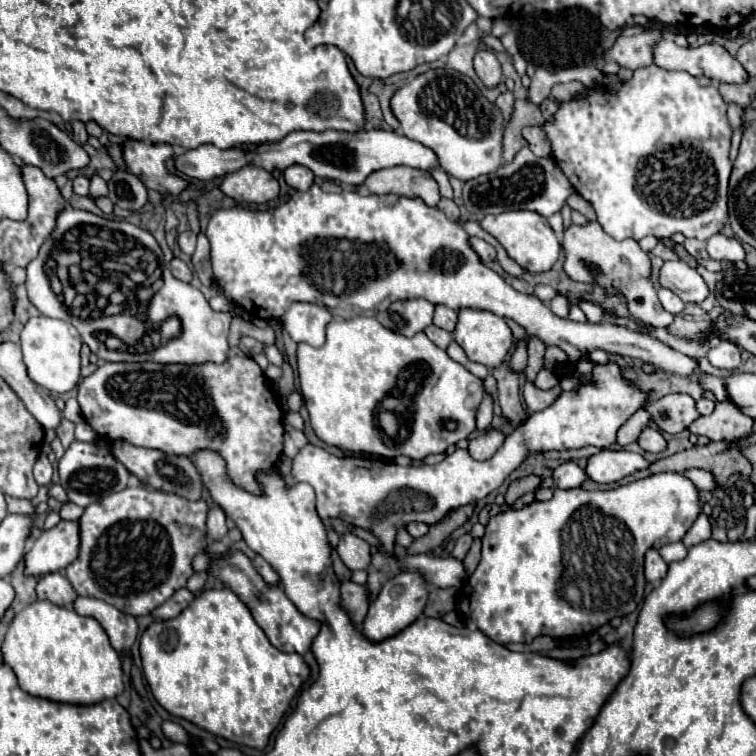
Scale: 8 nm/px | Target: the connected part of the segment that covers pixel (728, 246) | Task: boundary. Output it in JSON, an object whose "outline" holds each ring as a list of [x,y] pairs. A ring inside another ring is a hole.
{"outline":[[[722,233],[712,235],[706,241],[706,249],[708,249],[708,255],[712,259],[728,259],[728,261],[734,261],[734,263],[742,263],[744,257],[746,257],[742,243],[734,237],[726,237]]]}

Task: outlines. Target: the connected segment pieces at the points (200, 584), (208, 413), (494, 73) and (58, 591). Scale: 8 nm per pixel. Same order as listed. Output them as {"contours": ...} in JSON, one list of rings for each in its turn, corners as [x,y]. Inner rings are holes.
{"contours":[[[[206,572],[194,573],[186,584],[186,588],[192,593],[197,594],[204,590],[204,585],[208,578]]],[[[228,357],[226,363],[216,365],[216,363],[204,363],[200,367],[184,367],[184,365],[156,365],[156,363],[104,363],[102,367],[98,367],[90,377],[82,379],[78,383],[78,403],[82,409],[84,419],[90,423],[90,427],[100,433],[100,437],[104,437],[106,441],[116,441],[116,439],[124,439],[132,445],[138,447],[156,447],[160,451],[172,451],[172,455],[188,455],[192,457],[192,451],[196,451],[196,447],[216,447],[216,451],[220,451],[220,455],[224,455],[226,465],[228,465],[228,475],[230,479],[244,487],[246,491],[252,493],[260,493],[262,487],[256,483],[256,471],[264,471],[276,465],[278,457],[282,455],[282,445],[284,445],[284,427],[282,427],[282,411],[278,405],[278,397],[274,391],[270,391],[268,381],[262,373],[262,369],[248,357]]],[[[480,49],[474,55],[474,69],[486,87],[494,87],[502,81],[502,69],[496,55],[490,49]]],[[[48,573],[48,575],[40,577],[36,591],[38,591],[38,599],[46,599],[46,601],[50,601],[58,607],[66,607],[66,609],[72,609],[72,603],[78,597],[74,587],[60,573]]]]}

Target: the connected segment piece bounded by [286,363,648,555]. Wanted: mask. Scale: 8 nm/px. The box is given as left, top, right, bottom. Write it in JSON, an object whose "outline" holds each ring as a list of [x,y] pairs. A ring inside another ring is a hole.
{"outline":[[[614,363],[608,365],[598,365],[592,371],[594,383],[592,385],[582,385],[578,379],[578,373],[572,373],[568,377],[560,379],[562,395],[556,399],[554,405],[550,405],[544,411],[532,413],[530,419],[516,427],[514,433],[510,433],[504,441],[504,445],[496,451],[496,455],[488,461],[474,461],[466,449],[456,449],[452,455],[448,455],[444,461],[436,465],[396,465],[394,461],[384,461],[384,459],[364,459],[364,457],[336,457],[316,445],[306,445],[292,463],[290,475],[286,475],[288,483],[300,483],[306,481],[314,487],[316,491],[316,511],[322,519],[344,519],[356,527],[372,531],[380,541],[382,541],[382,551],[386,555],[392,553],[394,547],[394,531],[406,527],[410,521],[422,521],[422,523],[438,523],[448,511],[470,505],[474,501],[484,499],[488,493],[498,489],[502,481],[530,455],[530,453],[542,453],[542,451],[566,451],[566,449],[580,449],[586,445],[594,445],[598,449],[608,449],[610,445],[616,443],[616,431],[624,425],[624,421],[634,415],[640,407],[646,405],[646,393],[636,389],[632,383],[624,381],[620,375],[618,367]],[[580,383],[580,389],[574,391],[574,385]]]}

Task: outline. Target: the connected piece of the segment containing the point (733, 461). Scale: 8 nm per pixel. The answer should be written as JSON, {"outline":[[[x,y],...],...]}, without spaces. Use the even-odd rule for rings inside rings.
{"outline":[[[710,441],[708,445],[704,447],[698,447],[694,445],[692,449],[686,449],[686,451],[680,451],[672,457],[666,457],[666,459],[660,459],[656,463],[652,463],[652,467],[644,469],[644,471],[638,471],[636,475],[630,475],[630,477],[624,477],[620,483],[632,483],[640,477],[648,477],[652,473],[660,473],[660,471],[678,471],[678,473],[684,473],[686,469],[692,469],[692,467],[700,467],[700,469],[706,469],[706,471],[712,471],[714,473],[714,479],[716,483],[720,485],[732,485],[734,481],[742,481],[746,485],[746,479],[750,477],[752,473],[752,465],[748,463],[748,459],[742,455],[742,447],[738,445],[738,441]]]}

